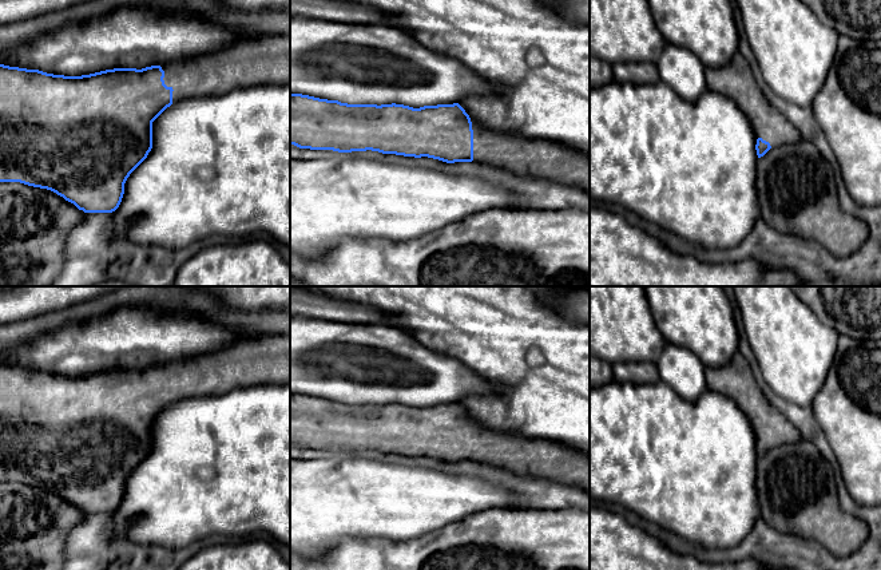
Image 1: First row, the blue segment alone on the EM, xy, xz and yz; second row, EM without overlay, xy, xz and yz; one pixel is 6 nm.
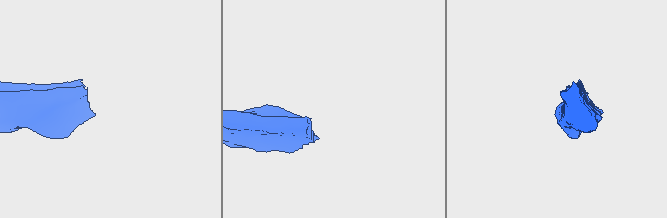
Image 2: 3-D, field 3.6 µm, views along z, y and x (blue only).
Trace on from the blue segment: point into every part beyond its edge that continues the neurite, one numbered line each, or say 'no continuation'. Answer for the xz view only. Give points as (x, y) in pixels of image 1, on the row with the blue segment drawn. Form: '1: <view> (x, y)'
1: xz (530, 157)

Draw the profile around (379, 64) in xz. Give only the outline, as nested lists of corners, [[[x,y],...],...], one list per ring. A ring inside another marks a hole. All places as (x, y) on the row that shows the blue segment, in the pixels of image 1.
[[[290,15],[290,92],[348,104],[404,104],[413,108],[453,104],[472,95],[489,95],[495,87],[459,60],[430,51],[393,25],[348,24]]]

